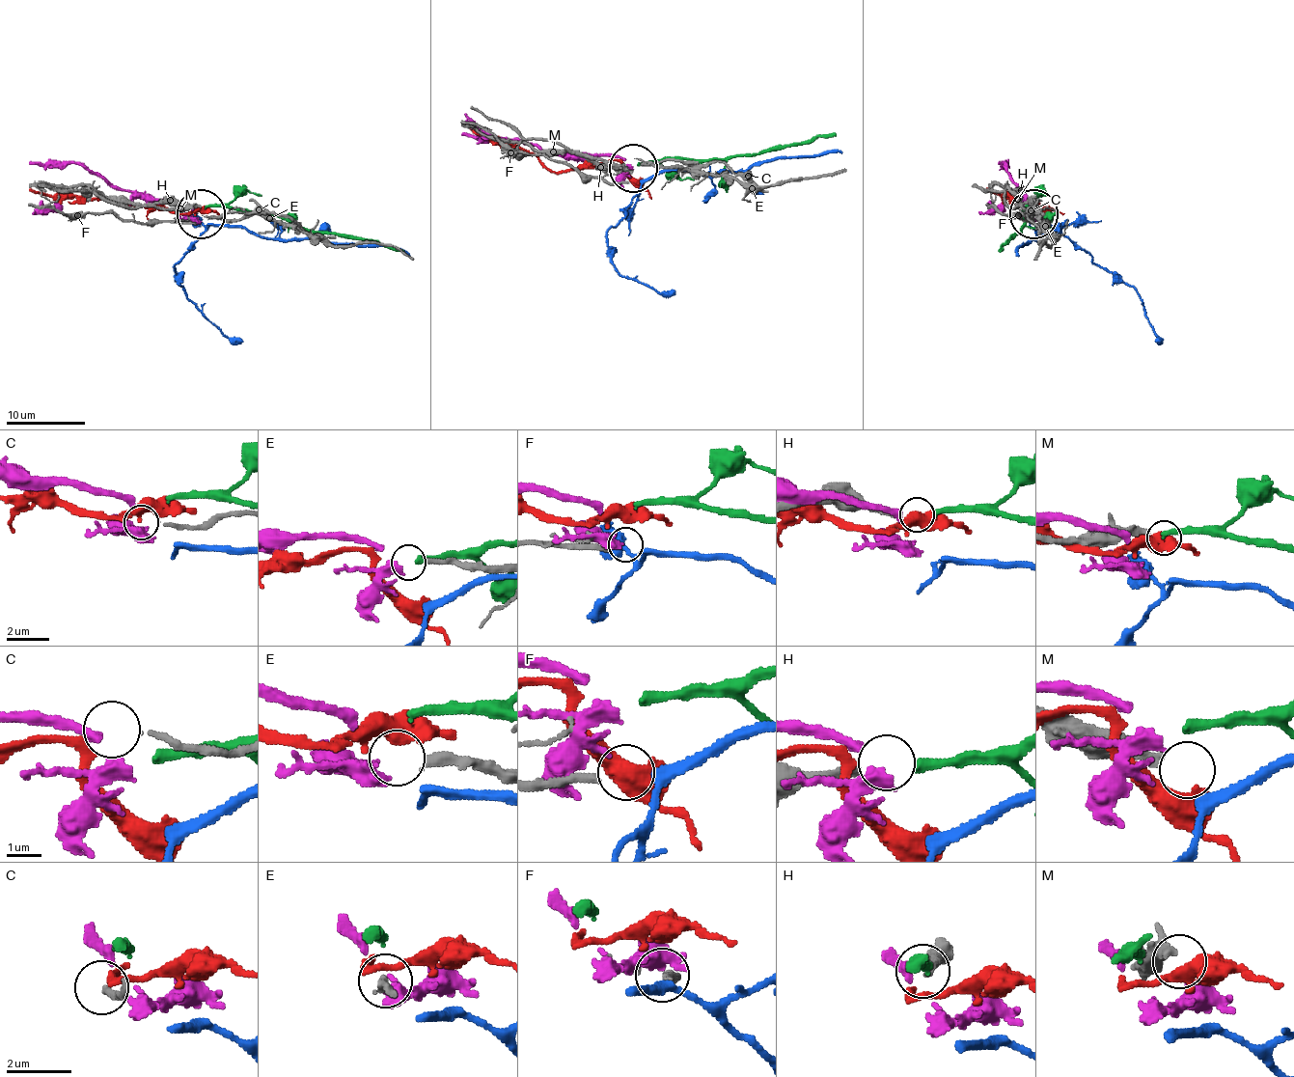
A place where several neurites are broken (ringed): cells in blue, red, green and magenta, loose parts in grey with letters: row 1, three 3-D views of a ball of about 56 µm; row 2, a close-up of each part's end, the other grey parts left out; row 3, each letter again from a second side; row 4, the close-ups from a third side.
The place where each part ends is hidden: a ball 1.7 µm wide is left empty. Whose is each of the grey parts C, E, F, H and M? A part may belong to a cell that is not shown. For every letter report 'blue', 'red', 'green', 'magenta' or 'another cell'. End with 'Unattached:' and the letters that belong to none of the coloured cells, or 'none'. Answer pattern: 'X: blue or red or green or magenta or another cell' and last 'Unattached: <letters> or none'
C: red
E: magenta
F: blue
H: green
M: another cell
Unattached: M

